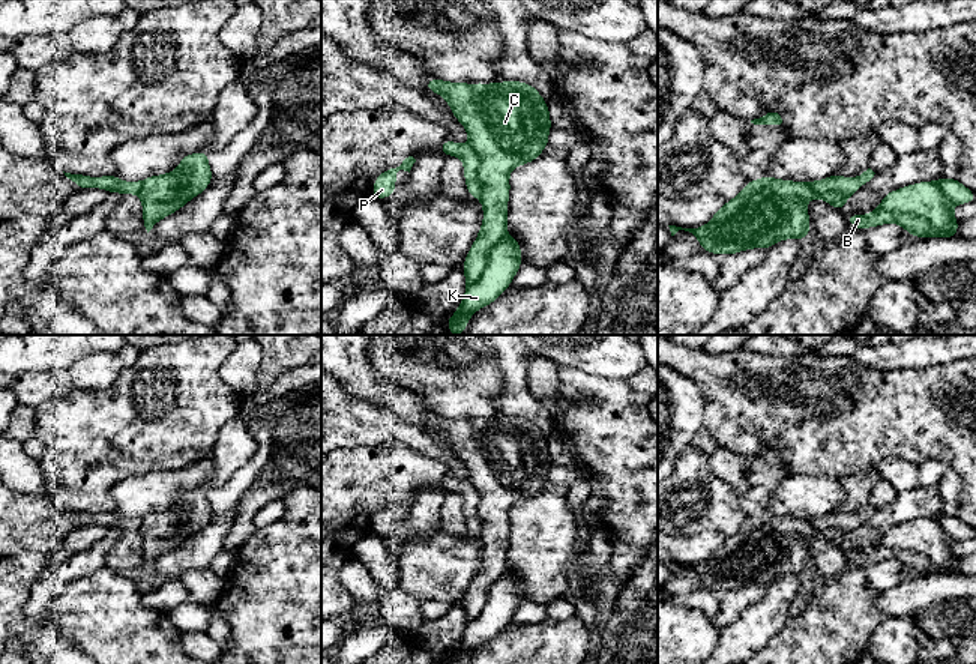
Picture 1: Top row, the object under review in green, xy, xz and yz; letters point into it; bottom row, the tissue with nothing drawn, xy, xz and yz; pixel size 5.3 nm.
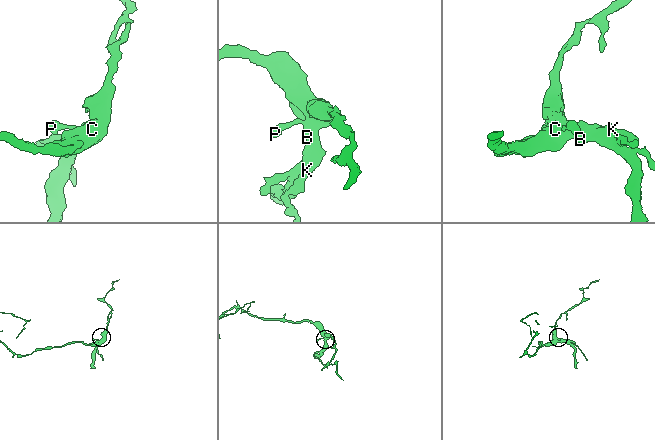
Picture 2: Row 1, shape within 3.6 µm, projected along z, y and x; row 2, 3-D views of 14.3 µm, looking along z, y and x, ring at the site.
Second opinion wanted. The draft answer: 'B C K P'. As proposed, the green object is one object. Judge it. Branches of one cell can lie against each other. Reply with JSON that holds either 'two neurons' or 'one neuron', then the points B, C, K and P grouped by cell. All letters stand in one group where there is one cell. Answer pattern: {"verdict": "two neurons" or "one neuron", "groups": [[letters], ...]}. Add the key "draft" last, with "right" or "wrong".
{"verdict": "two neurons", "groups": [["B", "C"], ["K", "P"]], "draft": "wrong"}

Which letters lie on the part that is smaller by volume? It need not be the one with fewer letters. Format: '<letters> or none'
K, P

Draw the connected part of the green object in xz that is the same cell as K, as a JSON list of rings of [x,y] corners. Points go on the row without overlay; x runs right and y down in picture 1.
[[[506,568],[491,586],[480,614],[467,623],[456,649],[446,656],[447,664],[467,664],[468,655],[477,646],[494,638],[512,619],[521,604],[521,581]]]

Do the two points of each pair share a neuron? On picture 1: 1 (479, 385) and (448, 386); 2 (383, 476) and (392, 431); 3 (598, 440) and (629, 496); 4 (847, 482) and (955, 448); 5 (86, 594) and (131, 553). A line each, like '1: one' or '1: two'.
1: one
2: two
3: one
4: two
5: two

